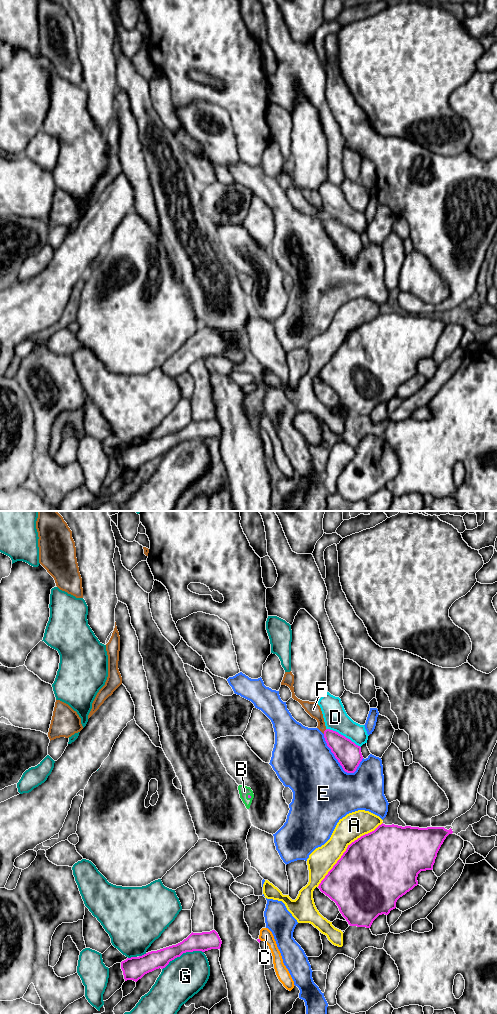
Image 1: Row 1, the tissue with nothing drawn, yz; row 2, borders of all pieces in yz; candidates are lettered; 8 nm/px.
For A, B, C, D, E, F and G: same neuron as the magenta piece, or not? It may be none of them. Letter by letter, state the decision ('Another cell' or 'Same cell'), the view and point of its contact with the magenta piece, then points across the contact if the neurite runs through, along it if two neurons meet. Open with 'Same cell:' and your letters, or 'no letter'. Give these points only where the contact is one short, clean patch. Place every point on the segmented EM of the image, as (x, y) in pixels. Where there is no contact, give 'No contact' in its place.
Same cell: B
A: Another cell. Touches magenta at yz (346, 849)
B: Same cell. Touches magenta at yz (248, 796). Path across: yz (249, 796), (248, 796), (244, 791)
C: Another cell. No contact
D: Another cell. Touches magenta at yz (342, 735)
E: Another cell. Touches magenta at yz (335, 757)
F: Another cell. Touches magenta at yz (324, 731)
G: Another cell. Touches magenta at yz (182, 953)

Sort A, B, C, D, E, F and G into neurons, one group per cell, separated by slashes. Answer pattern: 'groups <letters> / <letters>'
groups A / B / C / D / E / F / G

